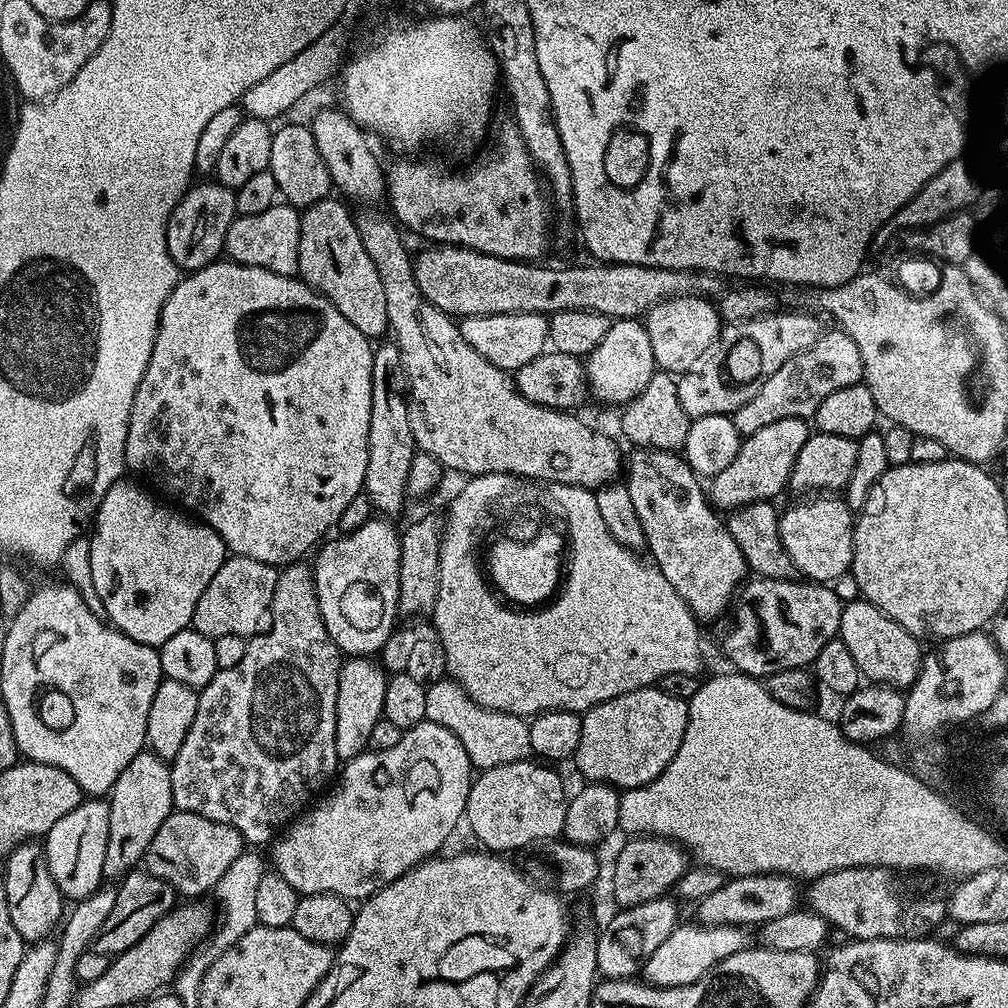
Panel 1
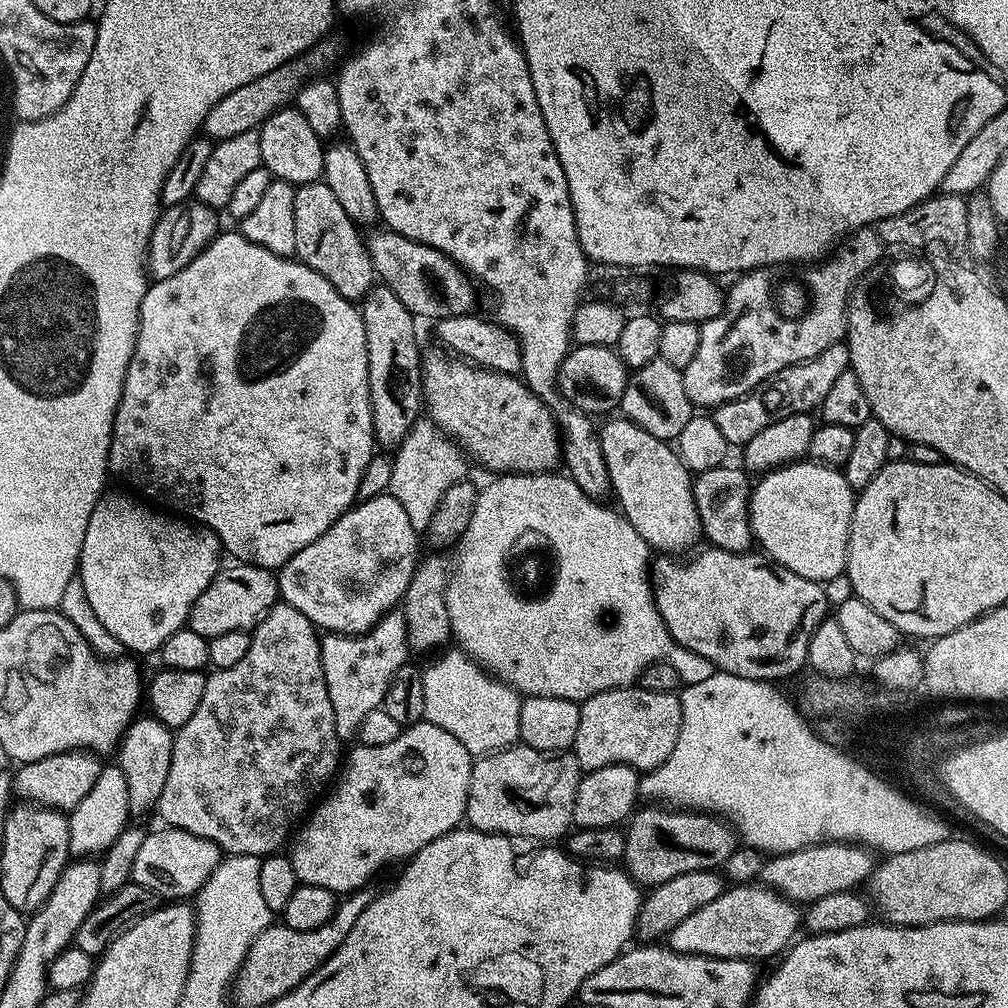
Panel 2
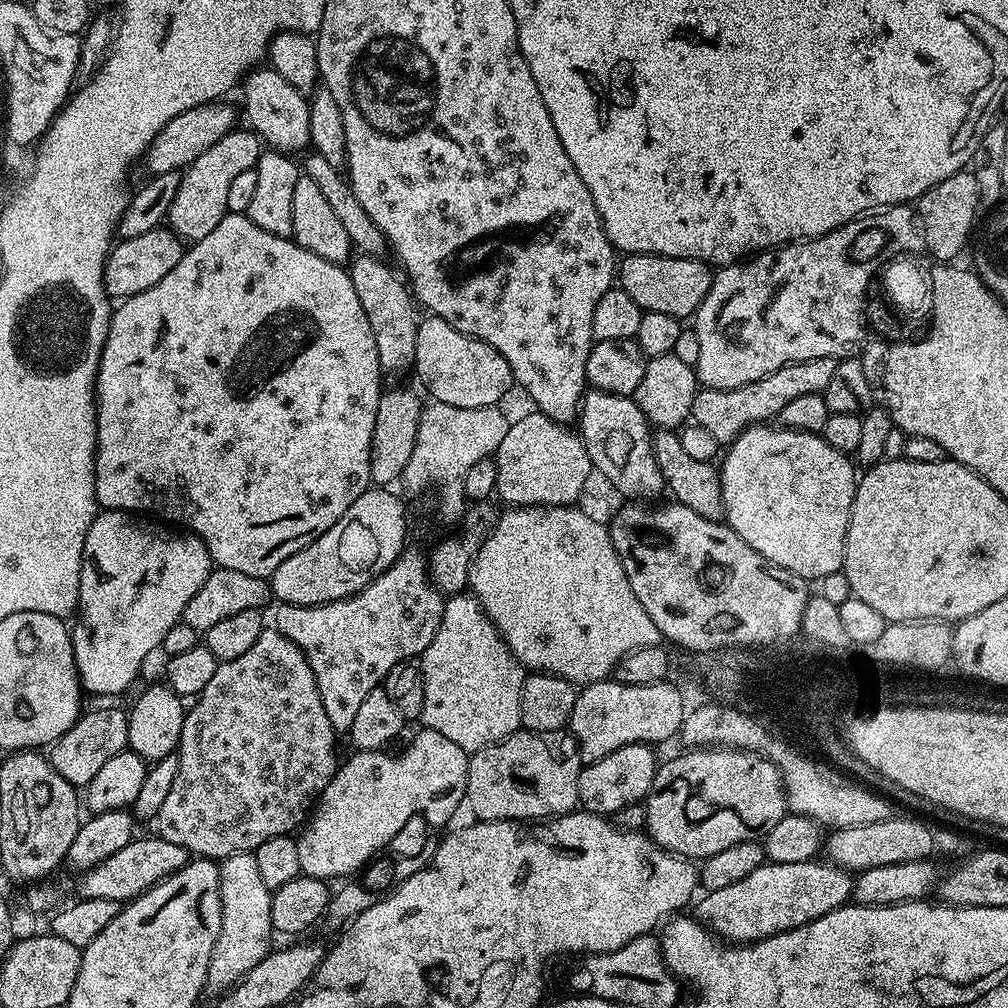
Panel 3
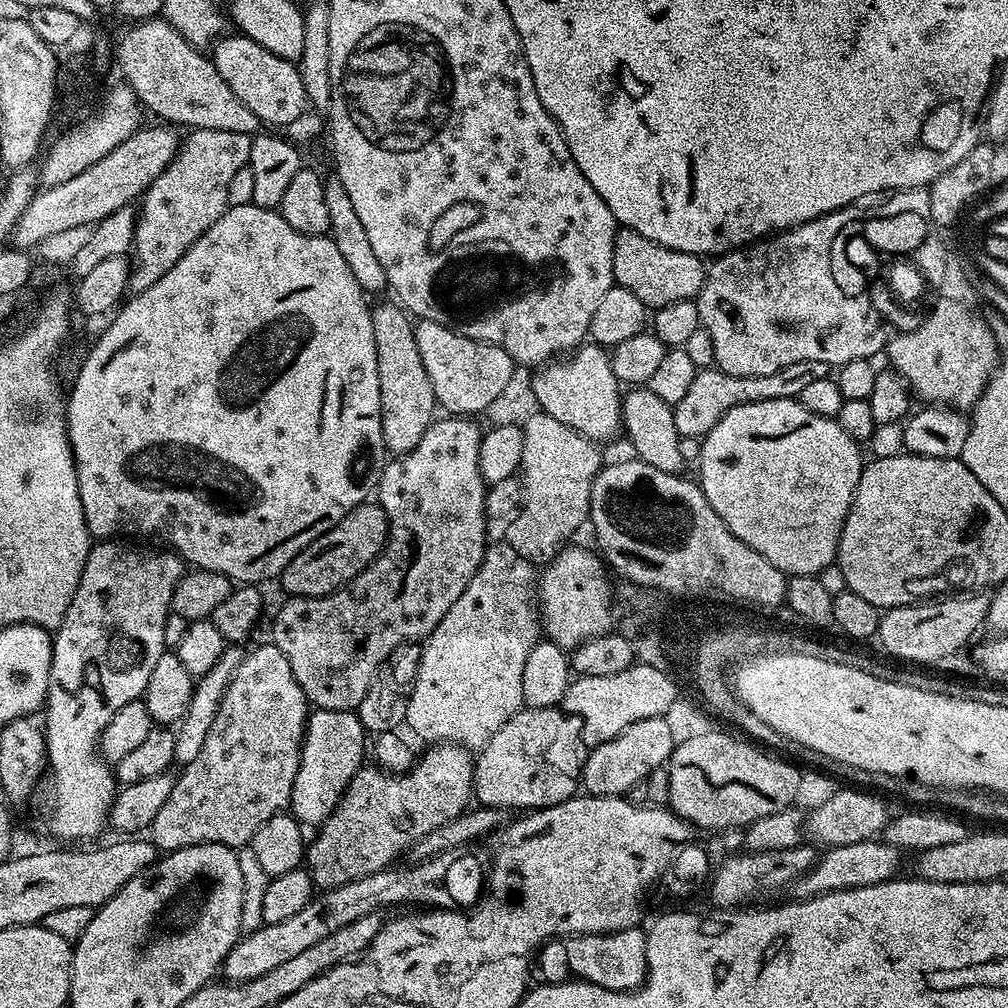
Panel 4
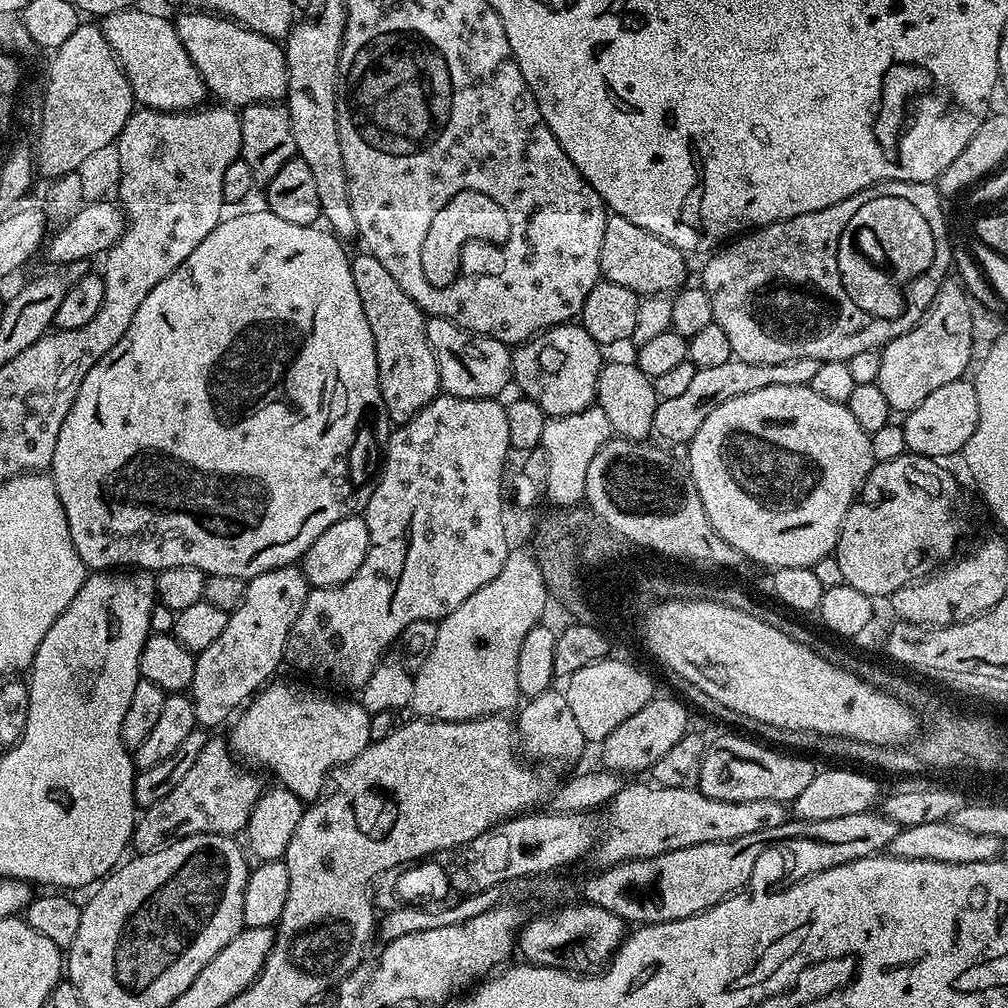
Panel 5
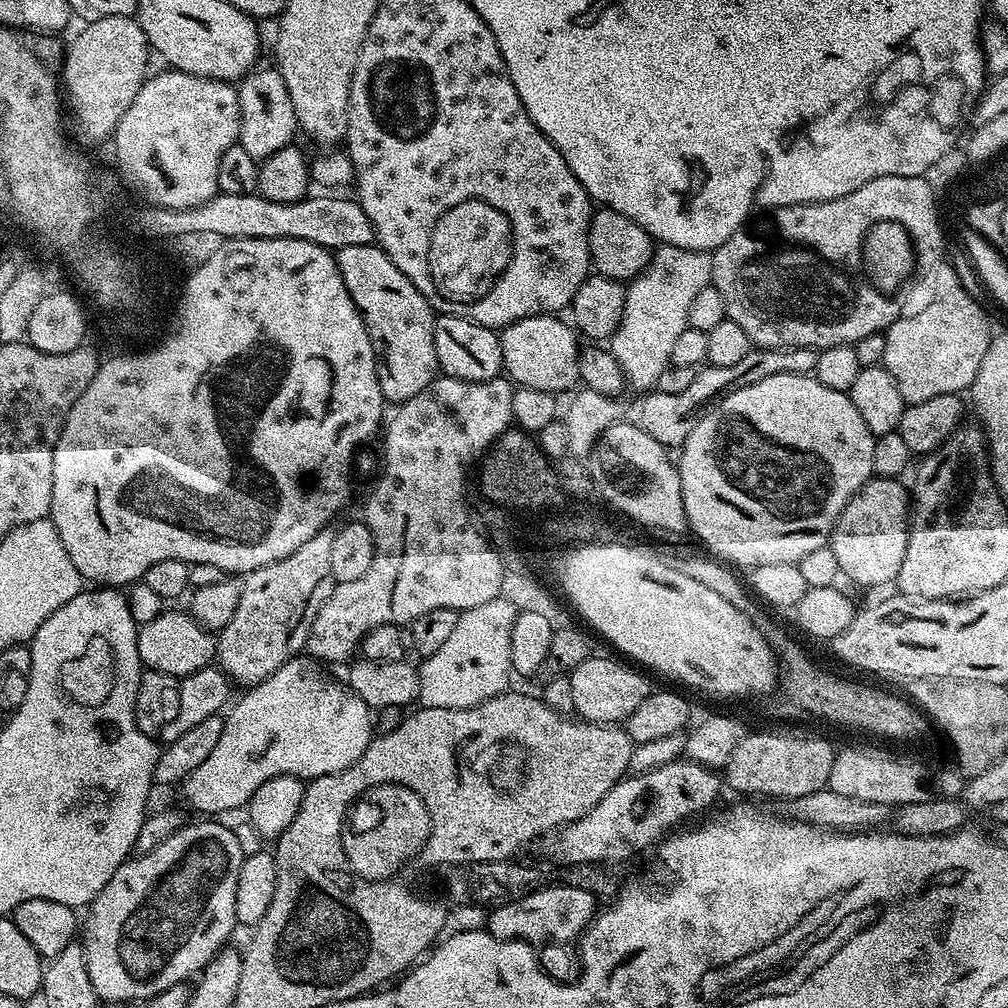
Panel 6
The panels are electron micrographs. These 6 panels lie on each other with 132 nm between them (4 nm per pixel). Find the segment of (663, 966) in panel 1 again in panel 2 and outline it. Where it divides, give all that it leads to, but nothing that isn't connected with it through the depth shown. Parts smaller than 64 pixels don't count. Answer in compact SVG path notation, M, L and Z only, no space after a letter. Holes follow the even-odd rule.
M749 882L725 887L714 902L702 906L702 910L694 910L690 918L682 918L666 940L675 952L691 956L761 962L771 956L779 957L797 939L796 931L801 928L801 905L759 882Z

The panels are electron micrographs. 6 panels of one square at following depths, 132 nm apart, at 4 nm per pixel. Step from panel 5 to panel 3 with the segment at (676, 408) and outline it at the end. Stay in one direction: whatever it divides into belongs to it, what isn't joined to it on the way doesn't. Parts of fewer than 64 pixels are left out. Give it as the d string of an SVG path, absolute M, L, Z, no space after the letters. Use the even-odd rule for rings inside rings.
M810 358L806 362L782 366L782 370L766 374L766 378L750 382L746 386L738 386L734 390L701 387L694 398L691 423L706 430L720 446L727 446L738 439L747 428L775 421L780 411L789 402L794 402L794 398L802 398L802 394L823 394L834 374L836 363L838 362L834 358Z

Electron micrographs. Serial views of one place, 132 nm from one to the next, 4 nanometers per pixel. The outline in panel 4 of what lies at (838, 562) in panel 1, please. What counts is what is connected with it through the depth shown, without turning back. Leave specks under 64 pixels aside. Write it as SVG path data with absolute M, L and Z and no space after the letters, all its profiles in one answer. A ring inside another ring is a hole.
M799 399L795 400L767 400L766 402L750 402L746 406L734 406L714 430L710 430L700 441L700 456L698 467L700 466L700 476L698 483L700 489L706 494L710 506L726 522L728 529L734 533L742 542L746 542L758 554L762 554L774 566L778 566L788 576L815 576L837 559L838 549L840 547L840 532L844 528L844 520L848 517L848 511L852 505L852 496L856 492L856 487L860 481L860 469L862 459L860 460L861 445L838 426L836 419L830 416L819 416L810 414L806 406L800 404Z

